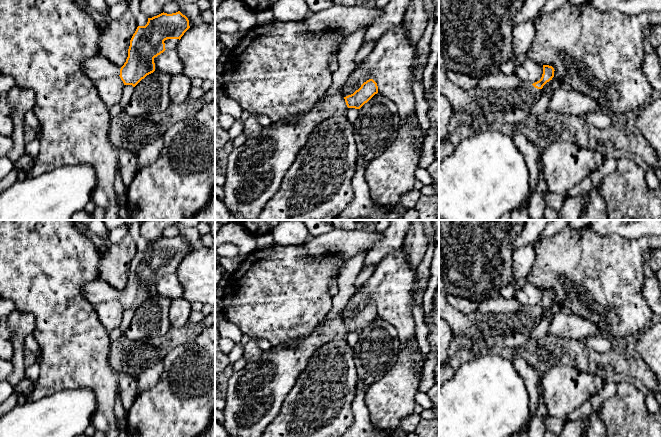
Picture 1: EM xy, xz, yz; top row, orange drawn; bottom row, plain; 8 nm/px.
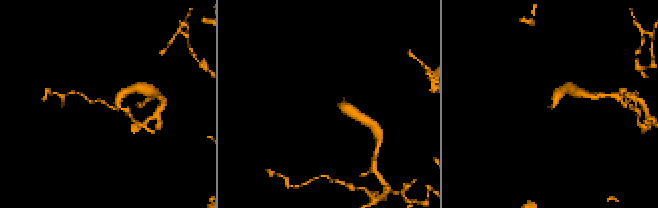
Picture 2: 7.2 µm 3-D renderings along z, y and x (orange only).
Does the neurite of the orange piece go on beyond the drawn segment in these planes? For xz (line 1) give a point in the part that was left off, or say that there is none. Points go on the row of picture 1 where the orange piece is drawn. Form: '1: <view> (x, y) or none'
1: none

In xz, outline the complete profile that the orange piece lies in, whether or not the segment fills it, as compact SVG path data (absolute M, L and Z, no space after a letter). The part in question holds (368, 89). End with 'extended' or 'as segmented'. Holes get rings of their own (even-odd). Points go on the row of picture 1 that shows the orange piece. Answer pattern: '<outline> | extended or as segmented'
M369 79L353 94L344 97L344 99L348 108L360 109L377 93L377 83L373 79Z | as segmented

